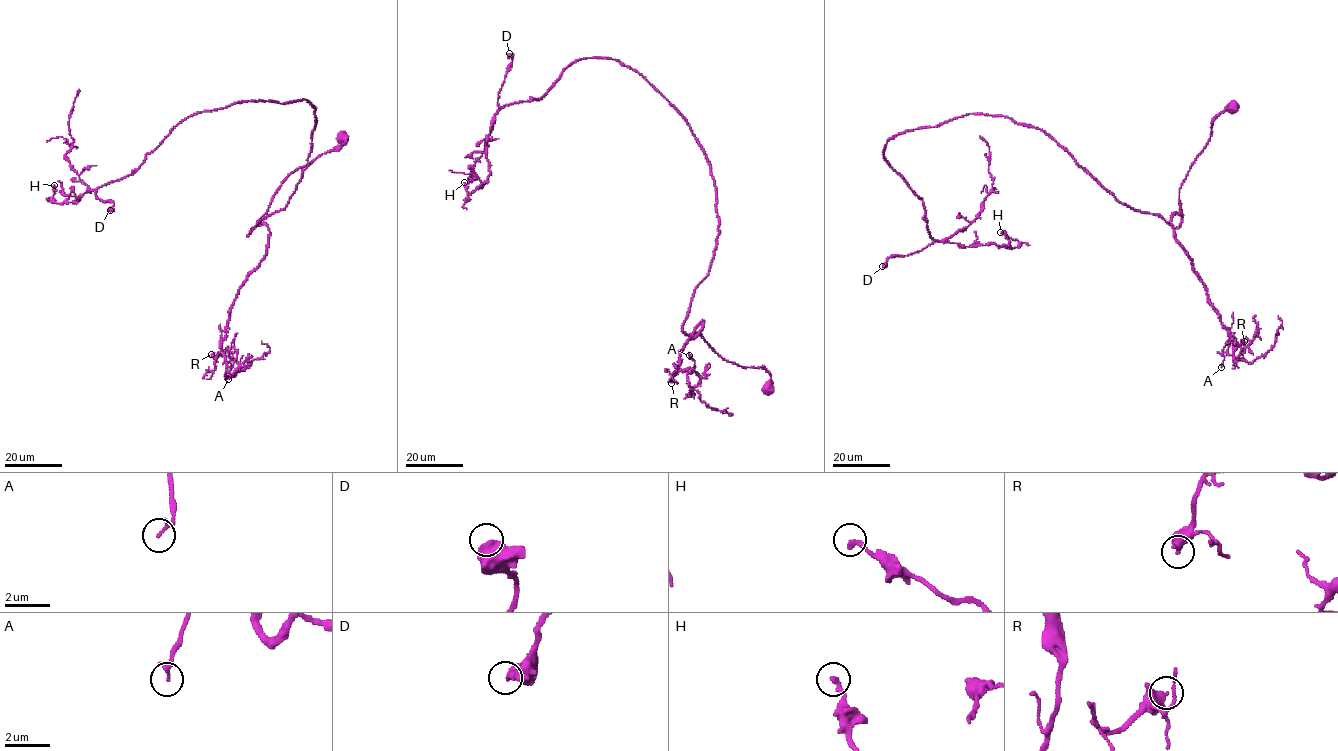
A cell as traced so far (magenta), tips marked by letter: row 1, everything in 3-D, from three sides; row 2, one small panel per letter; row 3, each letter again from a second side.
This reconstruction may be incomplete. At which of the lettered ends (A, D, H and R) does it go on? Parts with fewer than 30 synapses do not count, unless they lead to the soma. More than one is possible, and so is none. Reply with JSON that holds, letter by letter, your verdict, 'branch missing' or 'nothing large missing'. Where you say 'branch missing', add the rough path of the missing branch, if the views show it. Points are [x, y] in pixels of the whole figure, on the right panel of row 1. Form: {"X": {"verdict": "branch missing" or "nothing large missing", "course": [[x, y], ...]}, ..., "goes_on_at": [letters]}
{"A": {"verdict": "nothing large missing"}, "D": {"verdict": "nothing large missing"}, "H": {"verdict": "nothing large missing"}, "R": {"verdict": "nothing large missing"}, "goes_on_at": []}

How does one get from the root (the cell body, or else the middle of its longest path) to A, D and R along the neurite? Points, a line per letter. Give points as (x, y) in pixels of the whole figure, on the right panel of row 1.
A: (1234, 108), (1213, 120), (1180, 187), (1180, 212), (1171, 220), (1235, 349), (1236, 339), (1223, 348), (1221, 367)
D: (1234, 108), (1181, 185), (1175, 228), (1009, 118), (903, 132), (883, 154), (933, 242), (882, 266)
R: (1234, 108), (1212, 121), (1209, 140), (1181, 185), (1180, 212), (1171, 225), (1230, 338), (1236, 345), (1244, 341)

